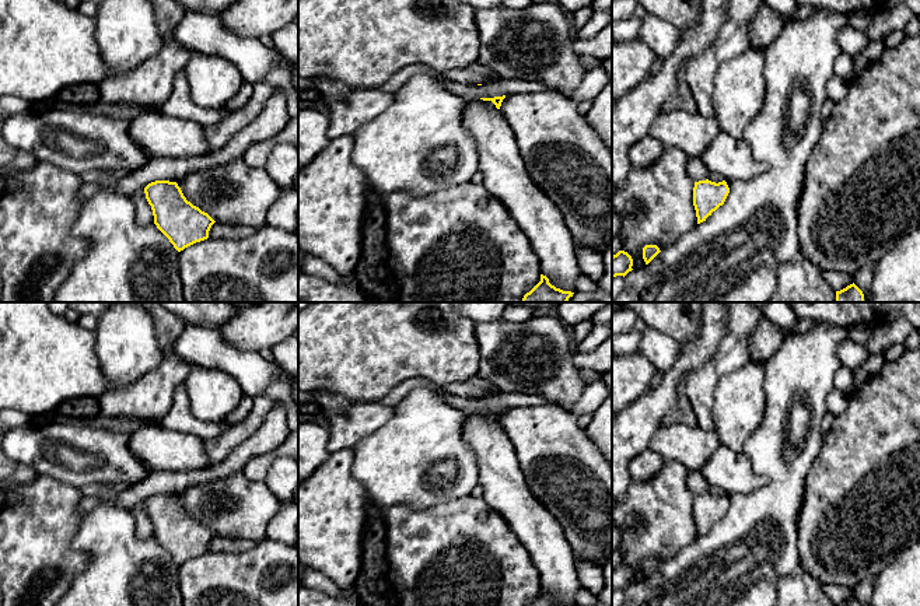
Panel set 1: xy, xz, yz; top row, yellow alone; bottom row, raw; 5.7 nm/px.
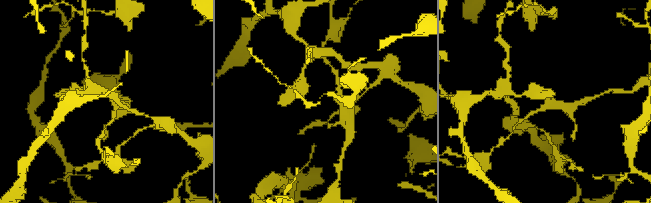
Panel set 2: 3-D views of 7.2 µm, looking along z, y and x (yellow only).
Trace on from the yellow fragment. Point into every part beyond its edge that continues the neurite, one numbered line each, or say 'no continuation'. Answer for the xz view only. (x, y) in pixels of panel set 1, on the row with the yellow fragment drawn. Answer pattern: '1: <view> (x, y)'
no continuation

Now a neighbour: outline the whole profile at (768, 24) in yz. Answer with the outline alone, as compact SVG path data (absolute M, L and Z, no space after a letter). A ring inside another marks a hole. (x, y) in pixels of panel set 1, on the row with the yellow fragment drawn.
M762 3L749 28L751 48L763 52L783 32L784 25L783 15Z

